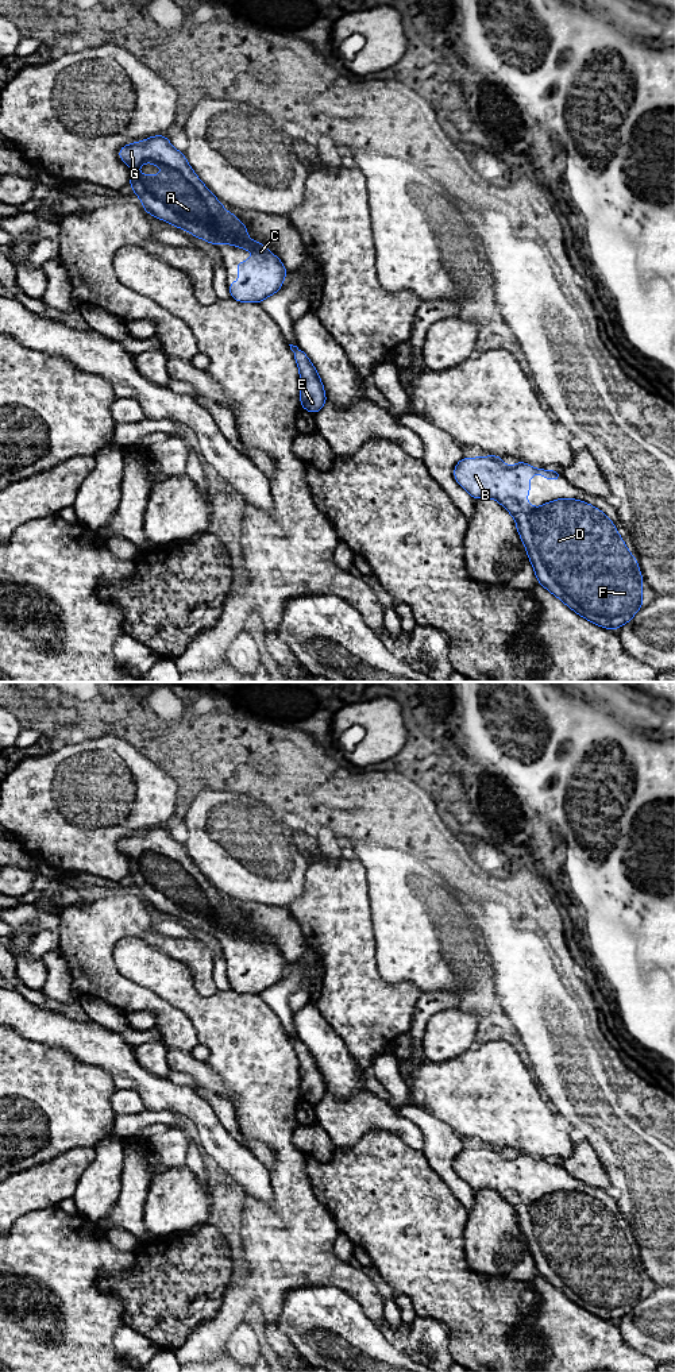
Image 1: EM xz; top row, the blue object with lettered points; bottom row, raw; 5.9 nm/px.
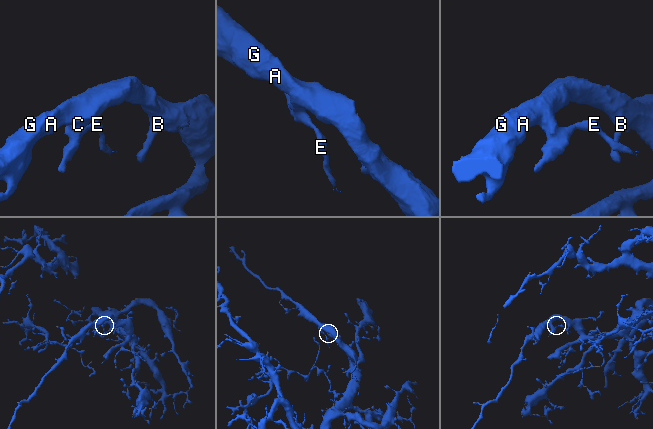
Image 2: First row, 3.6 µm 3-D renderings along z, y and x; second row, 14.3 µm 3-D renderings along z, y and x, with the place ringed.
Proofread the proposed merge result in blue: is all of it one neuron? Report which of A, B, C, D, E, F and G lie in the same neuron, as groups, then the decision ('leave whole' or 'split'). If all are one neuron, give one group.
A B C D E F G | leave whole

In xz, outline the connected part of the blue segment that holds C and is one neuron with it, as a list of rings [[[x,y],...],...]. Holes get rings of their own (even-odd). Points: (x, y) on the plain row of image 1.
[[[155,826],[119,840],[119,849],[131,860],[132,885],[140,889],[147,906],[215,937],[228,934],[255,945],[236,955],[239,974],[230,974],[231,990],[239,994],[261,995],[277,984],[289,964],[281,951],[263,934],[247,929],[247,918],[223,899],[213,885],[189,858],[185,845],[176,841],[165,826]],[[151,853],[166,862],[153,868],[136,860]]]

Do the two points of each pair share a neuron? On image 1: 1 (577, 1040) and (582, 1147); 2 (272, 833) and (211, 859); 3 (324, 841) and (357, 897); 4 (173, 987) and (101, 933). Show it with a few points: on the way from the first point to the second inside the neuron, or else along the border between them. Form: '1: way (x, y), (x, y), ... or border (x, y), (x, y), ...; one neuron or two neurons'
1: border (583, 1139), (594, 1149), (602, 1166); two neurons
2: way (257, 835), (235, 835), (226, 844); one neuron
3: border (321, 855), (340, 858); two neurons
4: border (142, 936), (116, 943), (114, 962), (123, 975); two neurons

